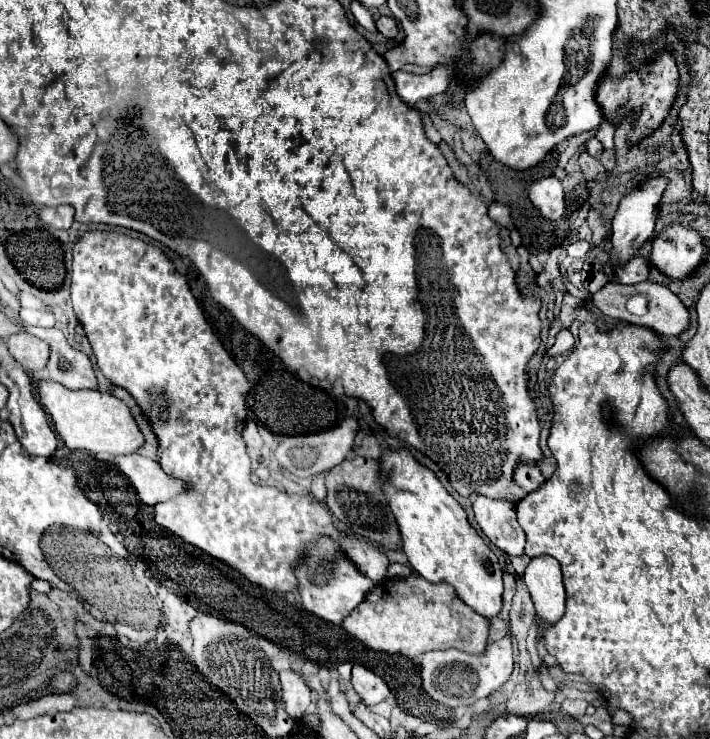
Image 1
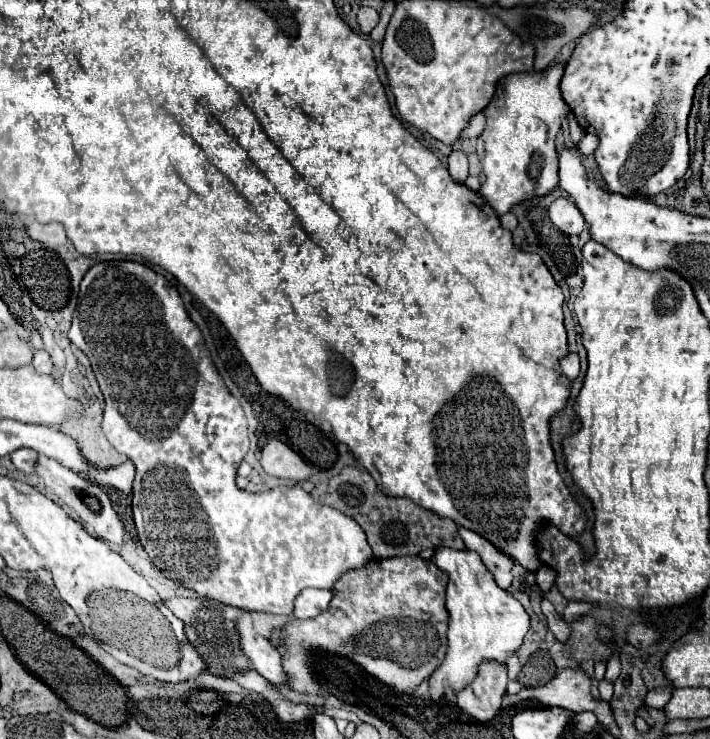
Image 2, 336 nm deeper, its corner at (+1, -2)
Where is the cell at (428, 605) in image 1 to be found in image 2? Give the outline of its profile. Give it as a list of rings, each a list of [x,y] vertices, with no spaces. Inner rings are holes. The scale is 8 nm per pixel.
[[[403,555],[391,559],[371,559],[363,567],[343,573],[333,585],[333,599],[319,617],[315,619],[293,619],[283,627],[271,631],[271,645],[283,647],[283,671],[287,675],[287,685],[297,693],[321,695],[319,679],[313,669],[307,667],[307,655],[311,649],[325,651],[329,655],[341,655],[351,659],[363,671],[379,679],[383,685],[395,689],[397,693],[413,693],[423,679],[427,679],[447,651],[447,611],[445,611],[445,589],[447,573],[441,571],[433,561],[421,559],[419,555]]]

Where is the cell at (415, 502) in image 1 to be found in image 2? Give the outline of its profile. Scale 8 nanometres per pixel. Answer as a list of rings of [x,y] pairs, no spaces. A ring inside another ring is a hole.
[[[439,547],[433,555],[437,567],[449,573],[449,591],[447,591],[447,655],[435,673],[429,677],[429,697],[433,701],[445,701],[447,689],[457,693],[465,689],[475,677],[483,661],[505,663],[507,655],[517,651],[523,643],[523,637],[529,629],[529,615],[523,605],[513,599],[509,591],[503,591],[493,583],[493,575],[485,571],[485,565],[471,551],[453,551]]]

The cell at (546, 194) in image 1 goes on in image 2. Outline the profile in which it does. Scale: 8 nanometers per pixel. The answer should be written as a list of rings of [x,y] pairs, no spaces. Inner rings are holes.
[[[563,197],[553,201],[553,205],[549,207],[549,217],[551,217],[553,225],[559,231],[563,231],[565,235],[579,235],[586,226],[585,219],[583,219],[581,211],[577,209],[577,205]]]

